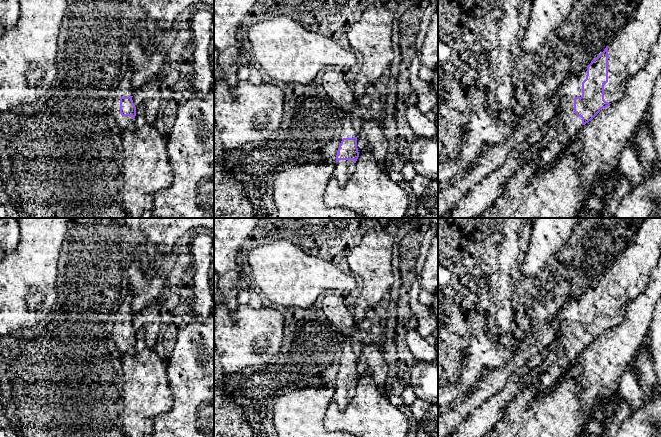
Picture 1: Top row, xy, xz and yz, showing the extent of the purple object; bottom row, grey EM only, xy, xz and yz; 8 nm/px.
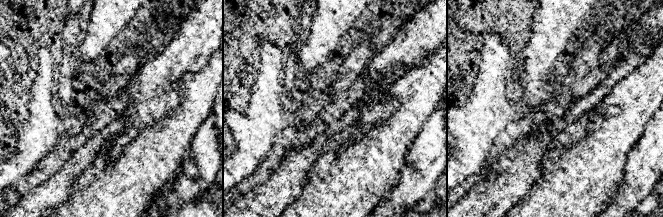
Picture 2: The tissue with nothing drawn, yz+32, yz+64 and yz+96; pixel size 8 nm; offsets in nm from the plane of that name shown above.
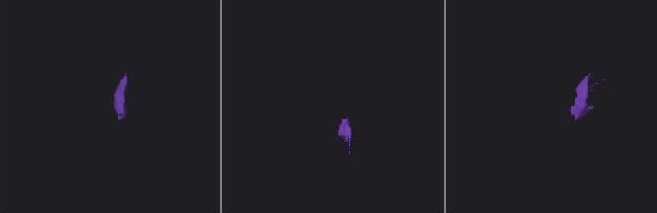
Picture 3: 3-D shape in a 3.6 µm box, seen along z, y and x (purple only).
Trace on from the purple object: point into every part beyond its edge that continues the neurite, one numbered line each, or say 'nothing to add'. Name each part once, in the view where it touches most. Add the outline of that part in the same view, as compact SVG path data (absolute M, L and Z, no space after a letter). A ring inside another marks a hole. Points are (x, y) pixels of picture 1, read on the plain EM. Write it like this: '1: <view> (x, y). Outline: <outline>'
1: yz (628, 275). Outline: M645 218L608 269L606 326L617 326L623 321L627 303L645 289L660 255L661 218Z

